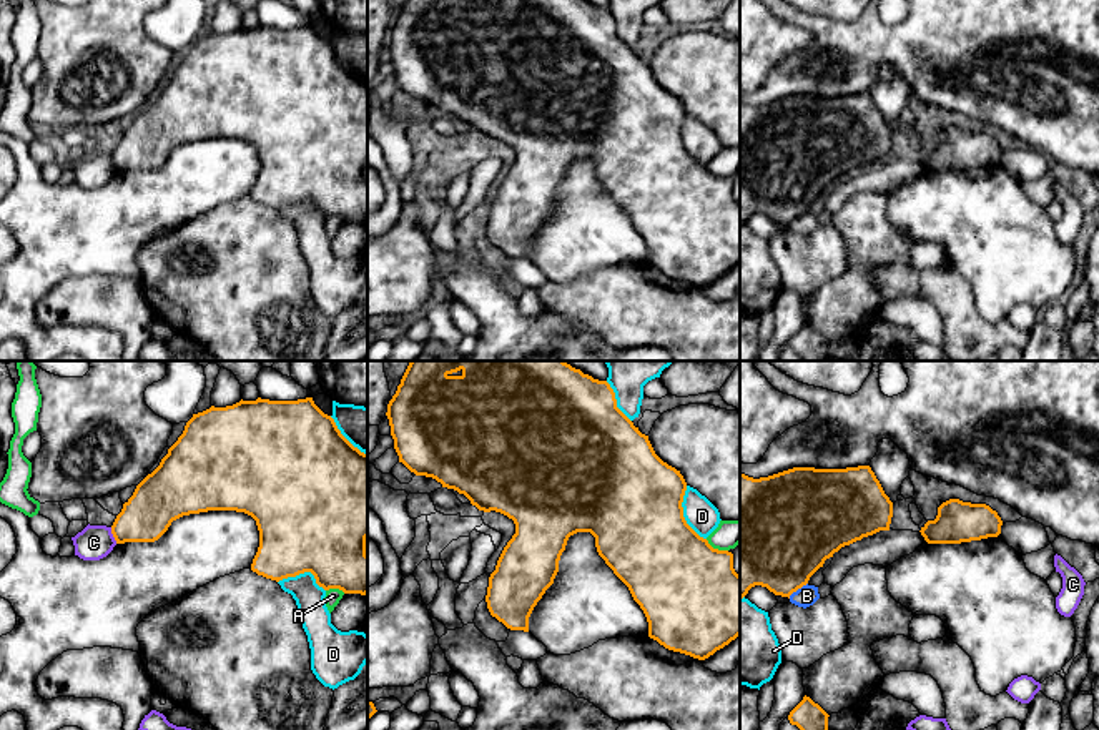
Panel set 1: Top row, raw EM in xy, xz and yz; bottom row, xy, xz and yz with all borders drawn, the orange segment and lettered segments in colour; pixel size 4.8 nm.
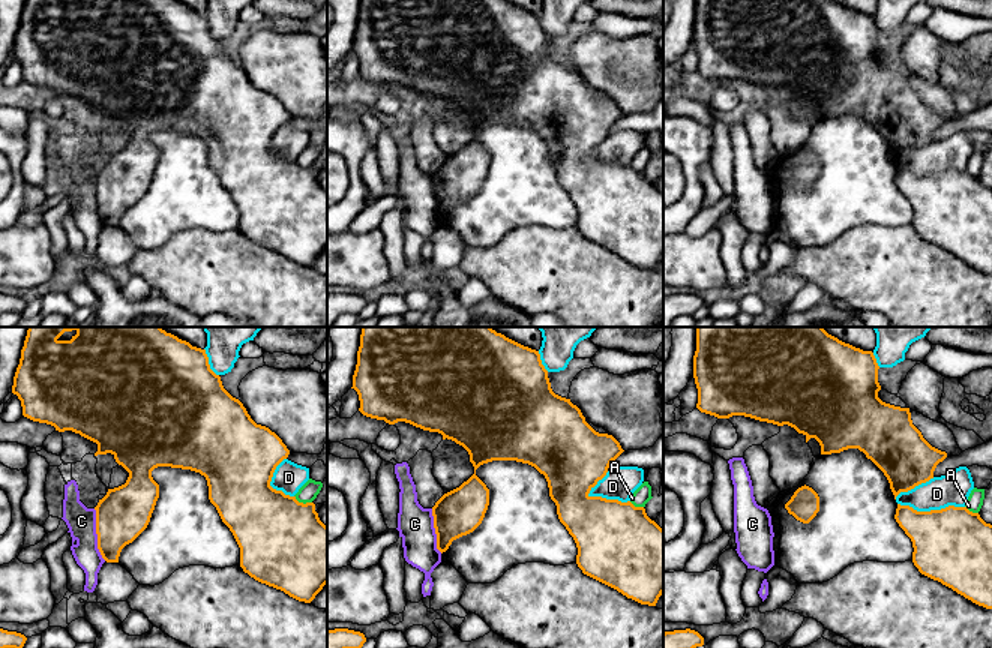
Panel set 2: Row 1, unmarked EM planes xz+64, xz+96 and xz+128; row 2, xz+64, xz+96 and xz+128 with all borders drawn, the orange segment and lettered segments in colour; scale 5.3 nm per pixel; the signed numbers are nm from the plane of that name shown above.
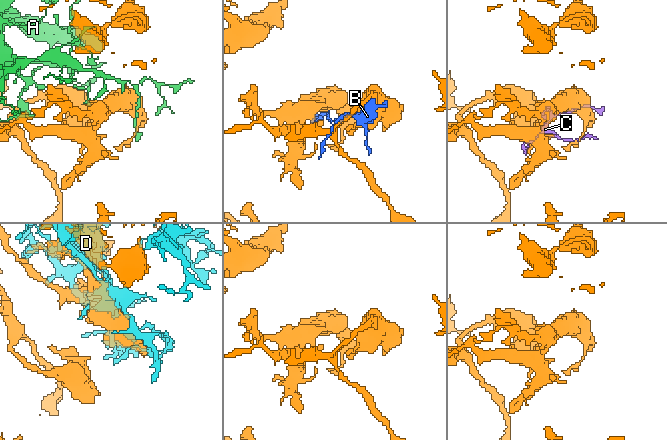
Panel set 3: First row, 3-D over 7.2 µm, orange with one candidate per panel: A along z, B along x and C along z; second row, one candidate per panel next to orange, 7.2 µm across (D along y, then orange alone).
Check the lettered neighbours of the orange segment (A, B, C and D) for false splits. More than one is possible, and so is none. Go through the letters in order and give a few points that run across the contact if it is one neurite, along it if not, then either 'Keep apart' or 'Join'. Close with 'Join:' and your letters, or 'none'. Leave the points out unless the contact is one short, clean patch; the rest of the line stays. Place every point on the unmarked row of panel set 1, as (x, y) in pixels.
A: Keep apart
B: Keep apart
C: Keep apart
D: Keep apart
Join: none

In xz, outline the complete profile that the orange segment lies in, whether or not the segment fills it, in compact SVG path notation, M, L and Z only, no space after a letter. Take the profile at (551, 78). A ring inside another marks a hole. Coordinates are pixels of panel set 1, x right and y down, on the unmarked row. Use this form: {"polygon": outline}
{"polygon": "M404 0L396 22L387 32L386 40L394 67L394 76L402 90L416 103L432 105L442 115L464 121L472 133L484 140L500 140L514 148L515 161L504 175L495 198L489 205L487 236L492 244L510 258L529 259L529 244L542 226L545 218L554 211L559 200L559 188L565 178L567 168L577 160L590 160L595 165L599 183L614 198L614 201L628 215L633 228L643 238L648 249L648 264L668 278L705 288L717 278L728 273L740 263L740 203L733 196L733 181L713 176L707 166L700 165L683 145L683 123L687 110L680 98L663 90L653 78L648 63L617 35L615 20L607 8L594 7L584 0Z"}

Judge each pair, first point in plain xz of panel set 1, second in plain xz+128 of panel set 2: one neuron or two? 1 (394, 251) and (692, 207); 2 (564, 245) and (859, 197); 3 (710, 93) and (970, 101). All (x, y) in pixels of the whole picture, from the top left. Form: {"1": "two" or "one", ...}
{"1": "two", "2": "one", "3": "one"}

